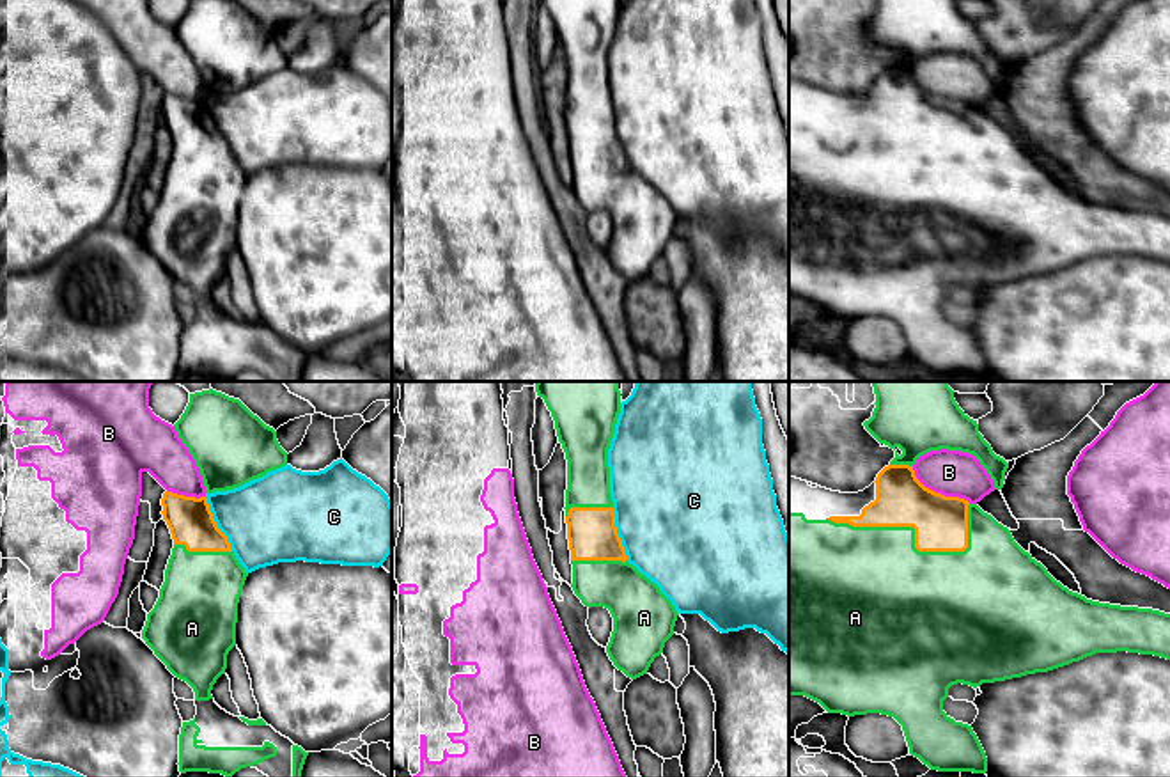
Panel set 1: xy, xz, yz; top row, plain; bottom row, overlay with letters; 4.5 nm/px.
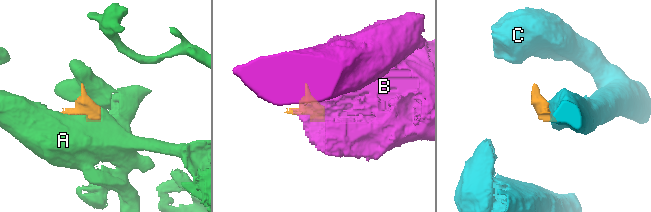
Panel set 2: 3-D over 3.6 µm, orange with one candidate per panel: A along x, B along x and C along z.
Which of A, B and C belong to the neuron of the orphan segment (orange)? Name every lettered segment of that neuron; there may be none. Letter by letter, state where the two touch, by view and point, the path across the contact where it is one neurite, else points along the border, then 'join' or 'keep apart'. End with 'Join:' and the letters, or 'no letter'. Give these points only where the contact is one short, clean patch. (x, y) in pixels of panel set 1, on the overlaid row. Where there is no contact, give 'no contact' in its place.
A: contact yz (906, 525); join
B: contact yz (938, 494); keep apart
C: contact xy (215, 524); keep apart
Join: A

